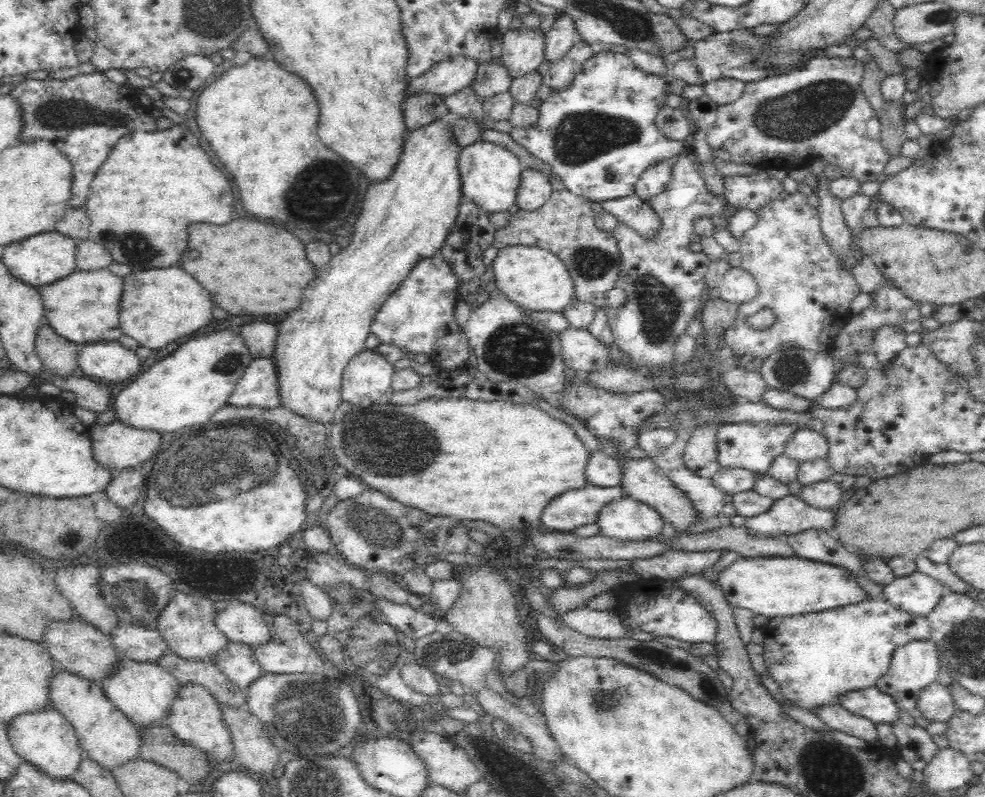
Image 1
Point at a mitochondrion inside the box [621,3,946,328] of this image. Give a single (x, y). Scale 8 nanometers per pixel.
(794, 116)

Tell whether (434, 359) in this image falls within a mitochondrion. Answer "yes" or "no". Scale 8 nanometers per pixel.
no

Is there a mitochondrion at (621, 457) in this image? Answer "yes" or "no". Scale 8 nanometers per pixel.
no

